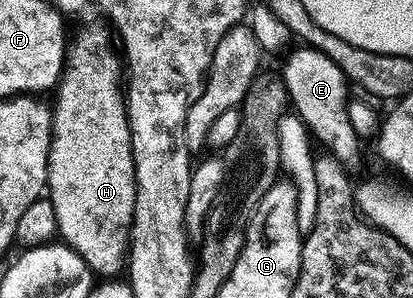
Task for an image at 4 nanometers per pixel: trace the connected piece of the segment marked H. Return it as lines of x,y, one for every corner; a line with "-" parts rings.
87,26
77,31
75,39
72,42
70,39
66,47
63,74
53,94
55,104
51,116
52,139
48,149
46,182
53,212
57,212
58,237
77,252
81,260
85,260
92,275
103,280
124,273
135,207
135,165
125,90
121,85
121,58
111,51
112,35
108,34
99,26

